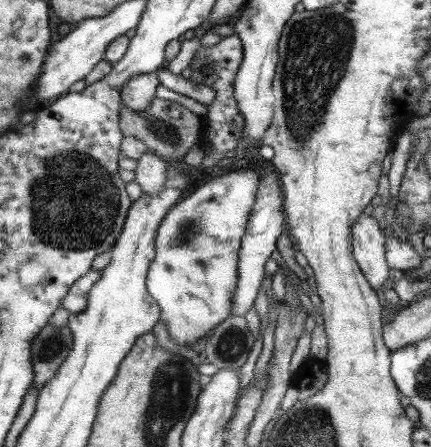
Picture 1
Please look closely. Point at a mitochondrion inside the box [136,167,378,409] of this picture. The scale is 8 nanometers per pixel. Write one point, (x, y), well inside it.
(232, 344)

